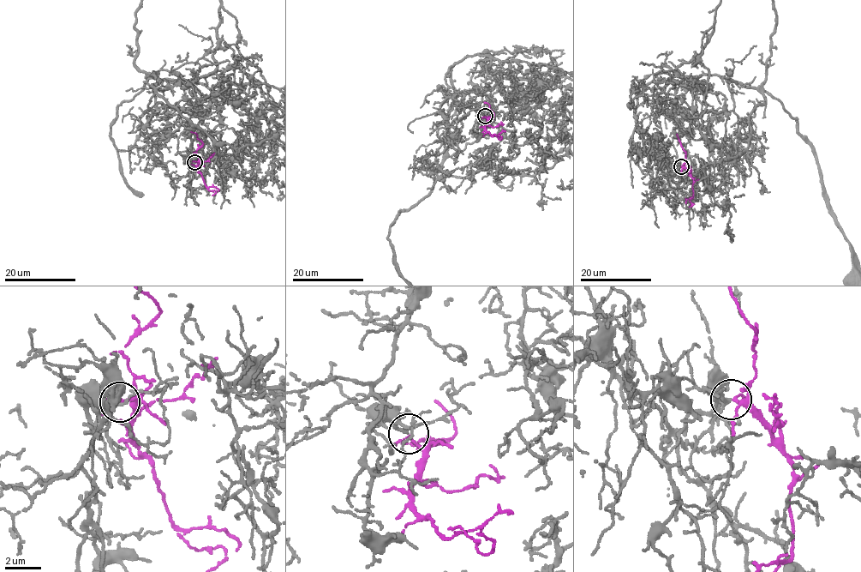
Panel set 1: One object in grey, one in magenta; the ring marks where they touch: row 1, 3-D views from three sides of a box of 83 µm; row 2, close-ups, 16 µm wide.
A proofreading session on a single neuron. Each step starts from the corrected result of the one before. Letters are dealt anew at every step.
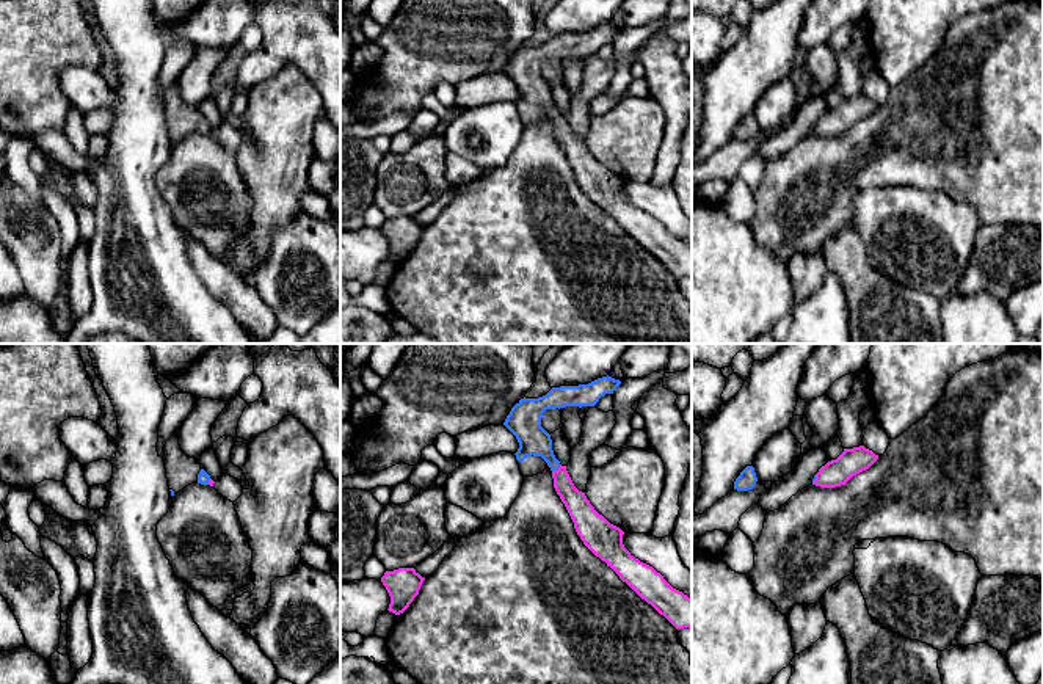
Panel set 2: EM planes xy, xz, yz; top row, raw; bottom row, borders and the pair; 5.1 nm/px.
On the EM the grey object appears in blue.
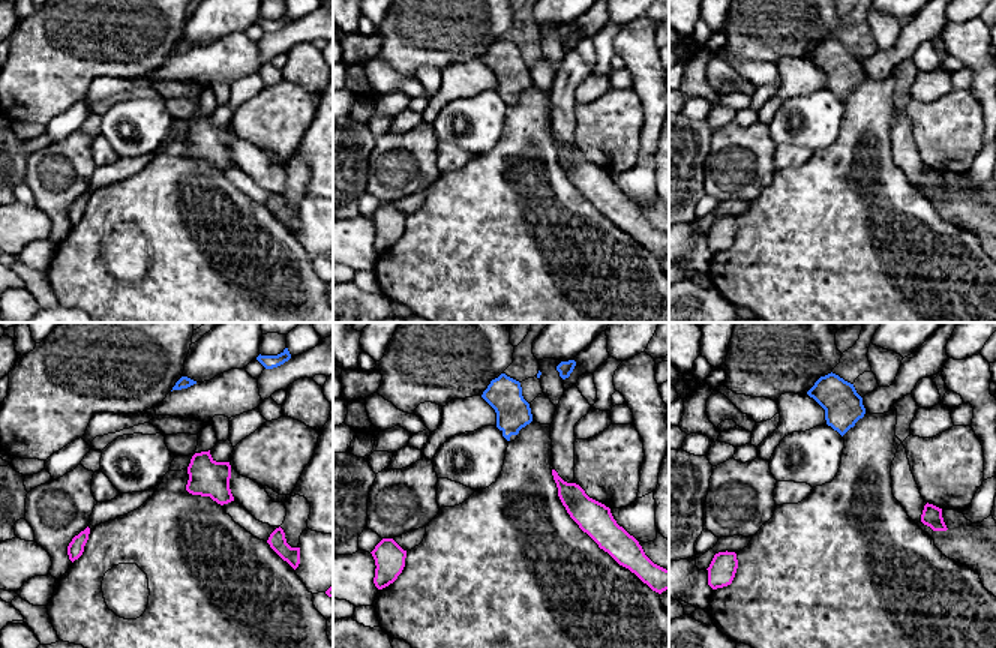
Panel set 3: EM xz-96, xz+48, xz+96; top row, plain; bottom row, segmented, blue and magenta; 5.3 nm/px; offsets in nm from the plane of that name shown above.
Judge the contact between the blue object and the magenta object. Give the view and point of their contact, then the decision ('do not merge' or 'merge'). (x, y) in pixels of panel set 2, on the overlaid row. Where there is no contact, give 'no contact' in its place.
xz (556, 469) | merge

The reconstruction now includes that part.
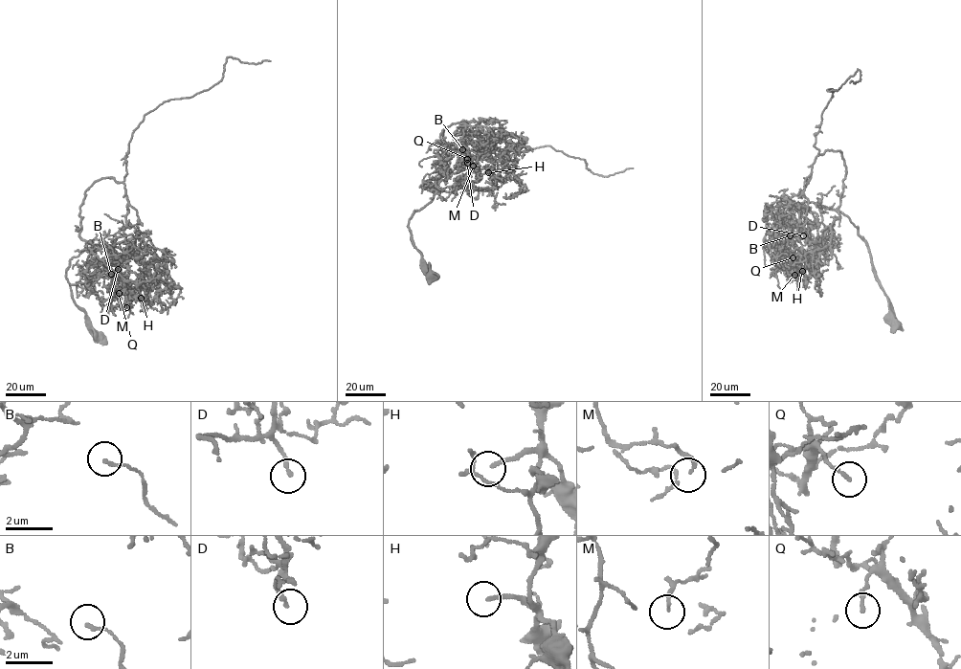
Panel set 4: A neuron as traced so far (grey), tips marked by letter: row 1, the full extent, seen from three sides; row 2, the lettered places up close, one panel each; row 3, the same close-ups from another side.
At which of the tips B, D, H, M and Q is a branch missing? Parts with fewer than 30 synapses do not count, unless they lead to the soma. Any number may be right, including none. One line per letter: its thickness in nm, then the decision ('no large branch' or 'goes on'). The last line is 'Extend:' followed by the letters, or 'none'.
B: 130 nm thick; no large branch
D: 160 nm thick; goes on
H: 150 nm thick; goes on
M: 120 nm thick; no large branch
Q: 140 nm thick; no large branch
Extend: D, H

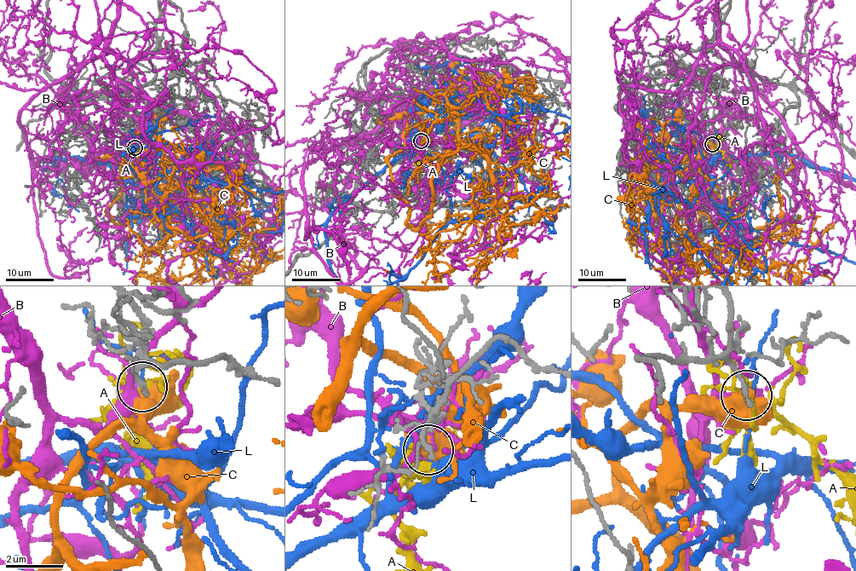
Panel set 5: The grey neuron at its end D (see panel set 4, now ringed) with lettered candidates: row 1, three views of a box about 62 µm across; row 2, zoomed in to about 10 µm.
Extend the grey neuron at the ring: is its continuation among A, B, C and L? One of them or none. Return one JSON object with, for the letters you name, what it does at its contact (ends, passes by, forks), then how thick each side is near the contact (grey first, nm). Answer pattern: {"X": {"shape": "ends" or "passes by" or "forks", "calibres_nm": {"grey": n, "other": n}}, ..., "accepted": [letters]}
{"accepted": []}

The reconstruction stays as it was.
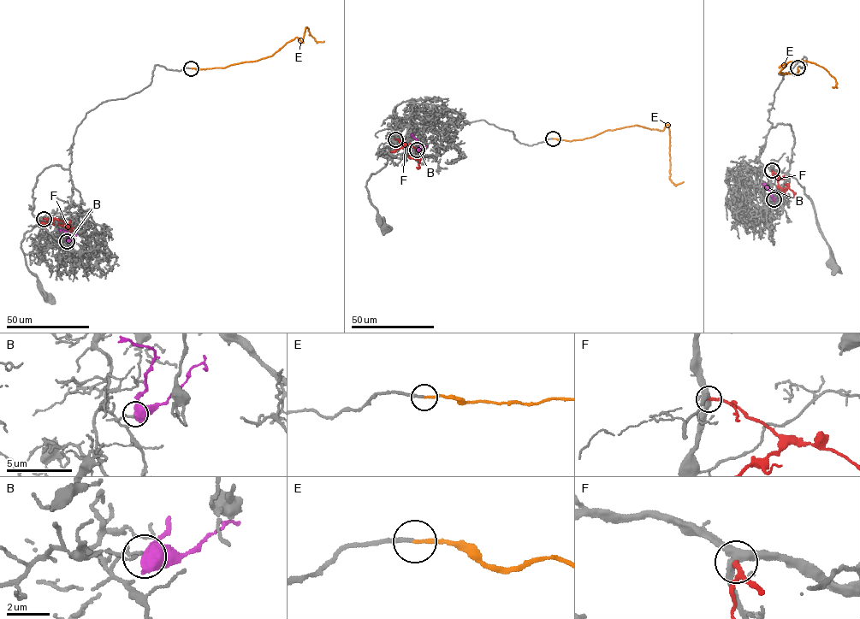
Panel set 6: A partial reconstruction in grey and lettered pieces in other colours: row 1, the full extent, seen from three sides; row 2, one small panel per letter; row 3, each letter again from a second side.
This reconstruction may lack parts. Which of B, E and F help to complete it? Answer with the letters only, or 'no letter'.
E

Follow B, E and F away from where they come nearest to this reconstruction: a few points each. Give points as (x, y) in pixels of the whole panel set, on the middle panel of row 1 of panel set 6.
B: (417, 150), (420, 144), (412, 133)
E: (553, 138), (581, 140), (606, 130), (637, 125), (660, 131), (667, 124), (669, 179), (675, 185), (683, 181)
F: (395, 139), (416, 149), (420, 155), (418, 168)

